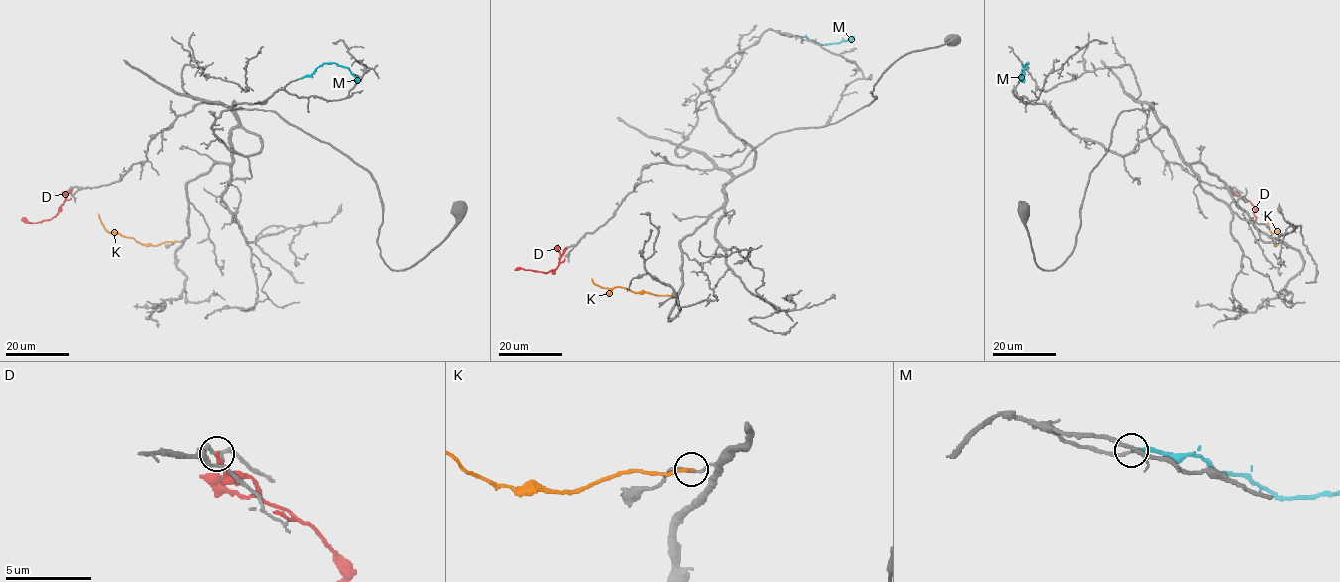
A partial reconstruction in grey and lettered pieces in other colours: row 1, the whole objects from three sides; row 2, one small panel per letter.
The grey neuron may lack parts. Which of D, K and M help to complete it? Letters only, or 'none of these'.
M

